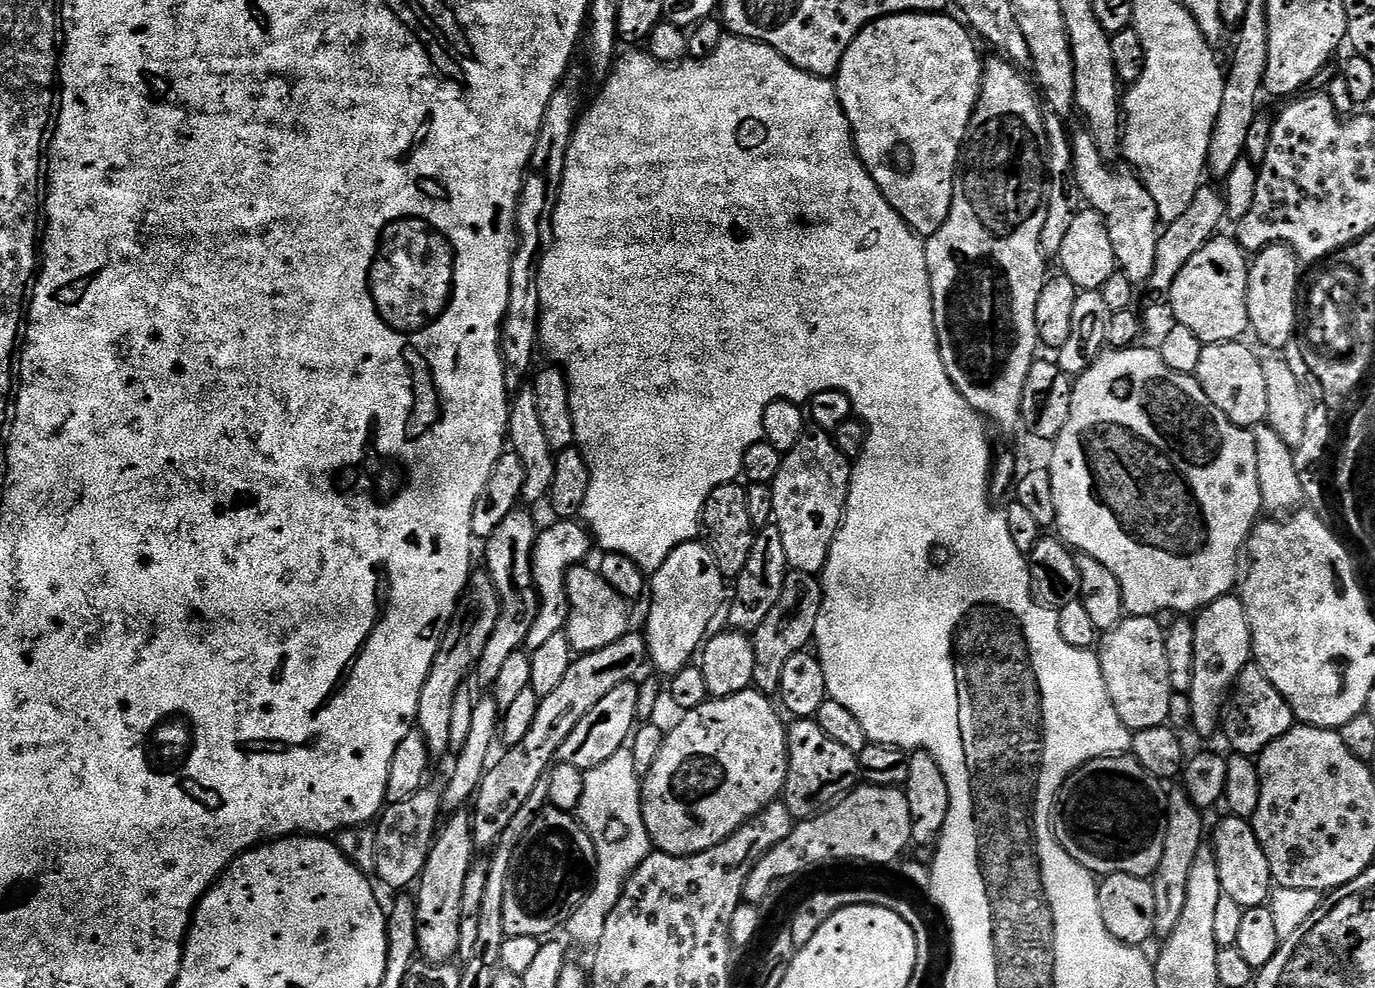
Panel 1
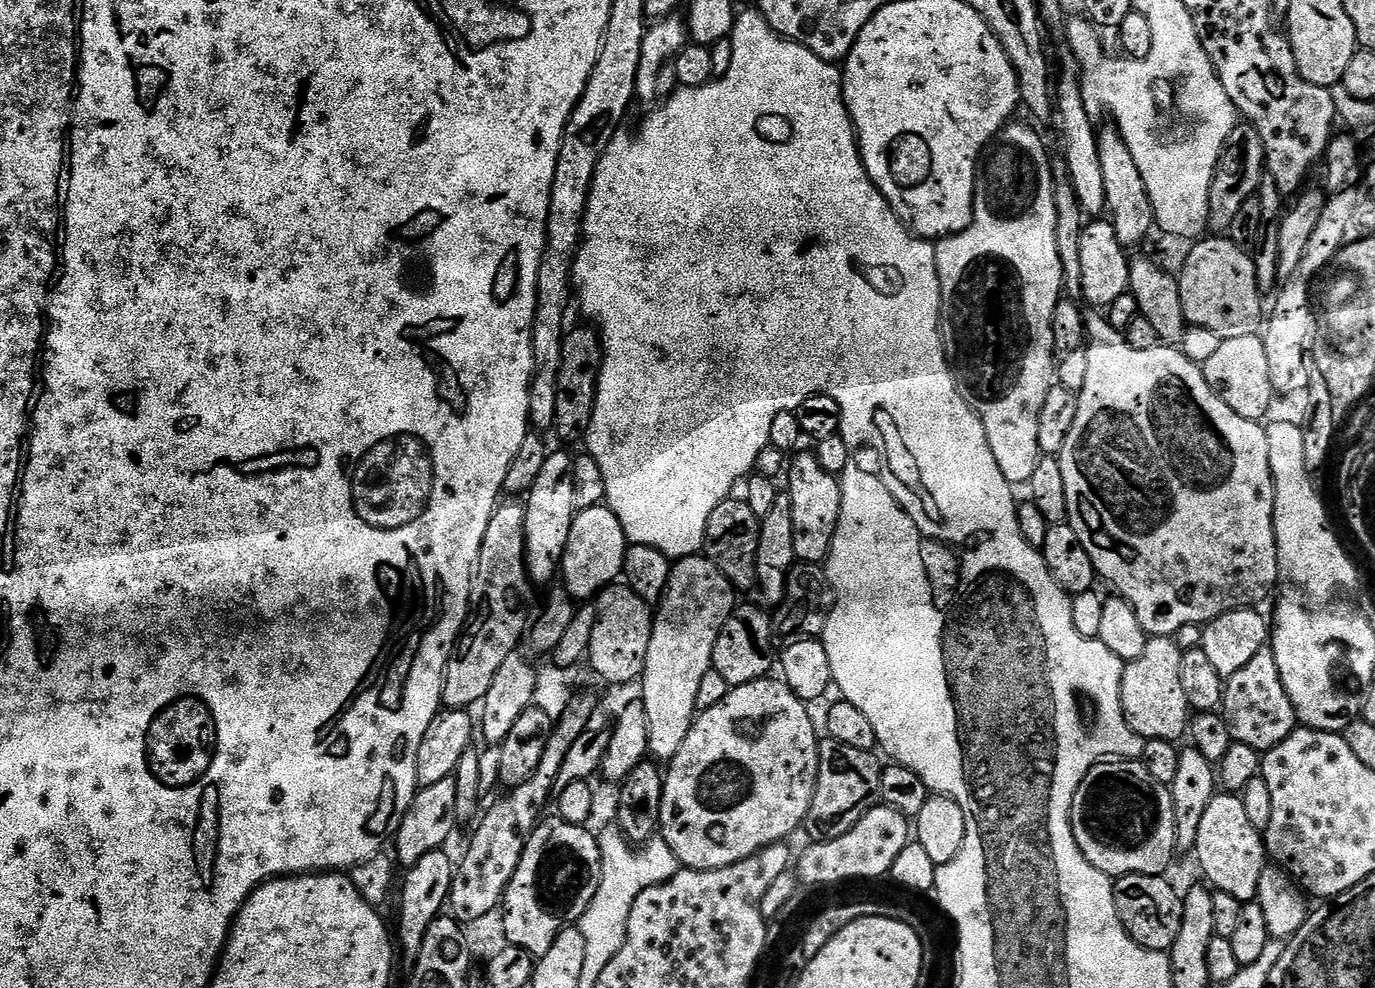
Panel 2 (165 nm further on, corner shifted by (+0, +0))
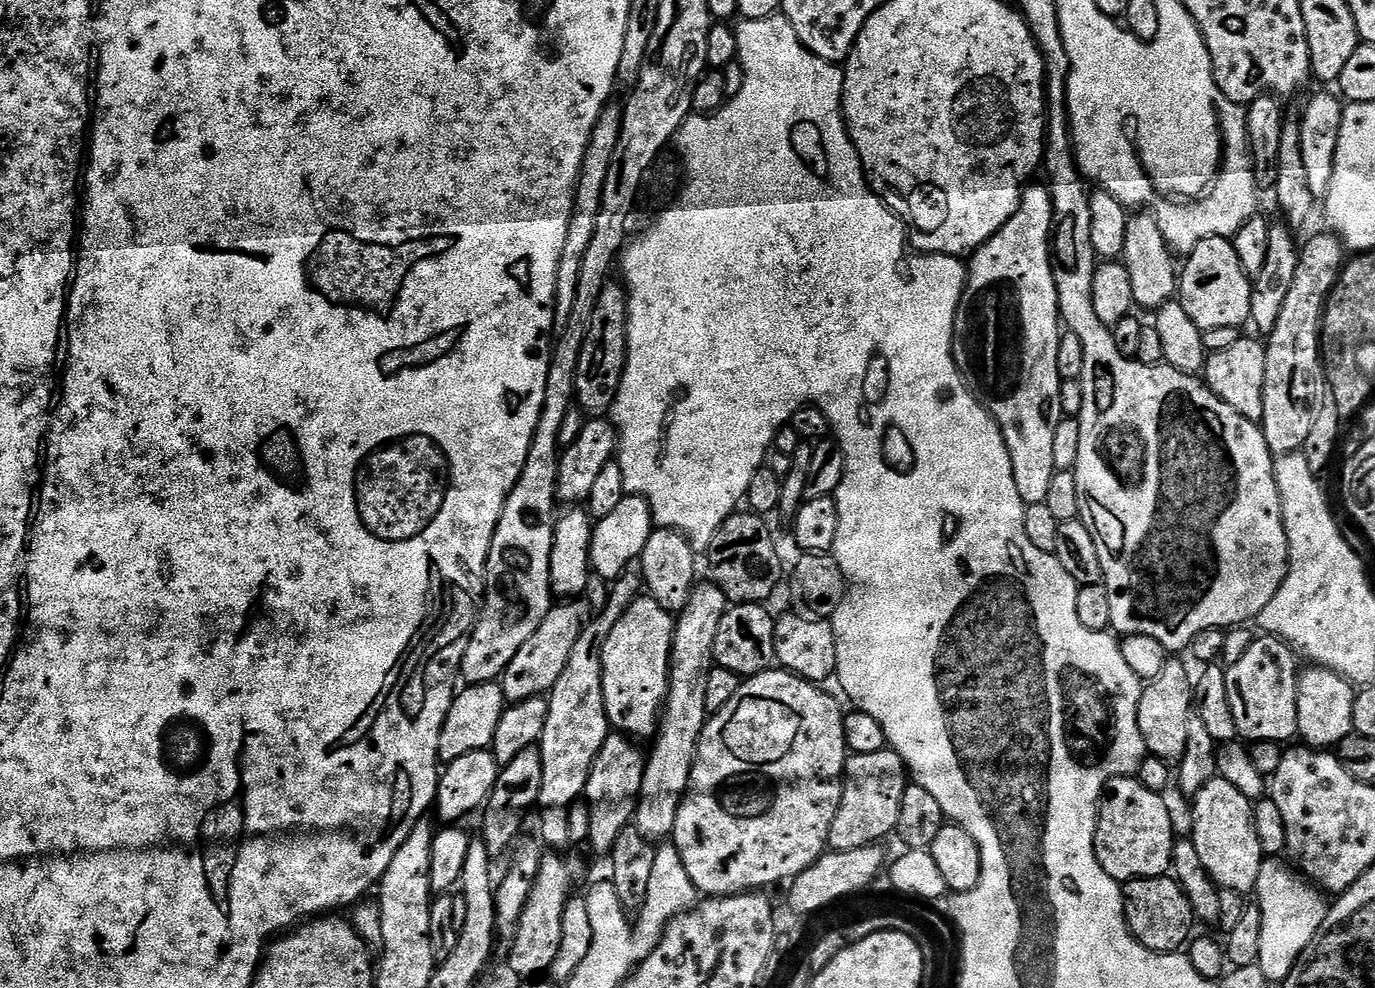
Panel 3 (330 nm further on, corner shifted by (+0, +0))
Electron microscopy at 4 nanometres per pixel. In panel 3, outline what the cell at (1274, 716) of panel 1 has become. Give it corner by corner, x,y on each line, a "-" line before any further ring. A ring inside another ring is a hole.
1267,634
1253,639
1246,654
1226,668
1226,694
1234,714
1237,733
1248,742
1274,742
1283,745
1298,732
1297,653
1283,640

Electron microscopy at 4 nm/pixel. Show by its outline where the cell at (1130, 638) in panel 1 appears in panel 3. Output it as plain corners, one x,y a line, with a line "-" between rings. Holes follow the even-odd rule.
1172,658
1166,666
1162,666
1162,674
1158,678
1147,681
1140,693
1138,706
1138,730
1144,739
1145,749
1151,755
1162,758
1170,766
1179,765
1182,754
1186,754
1186,729
1190,713
1194,708
1194,680
1188,677
1188,672
1179,664
1179,659

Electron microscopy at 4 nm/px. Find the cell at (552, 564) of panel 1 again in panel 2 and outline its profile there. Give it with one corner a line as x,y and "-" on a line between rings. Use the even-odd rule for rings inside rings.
595,504
593,508
579,509
570,526
570,542
566,542
562,565
562,584
573,601
591,601
605,588
615,585
624,570
624,550
627,547
629,542
622,530
622,522
618,522
607,506

